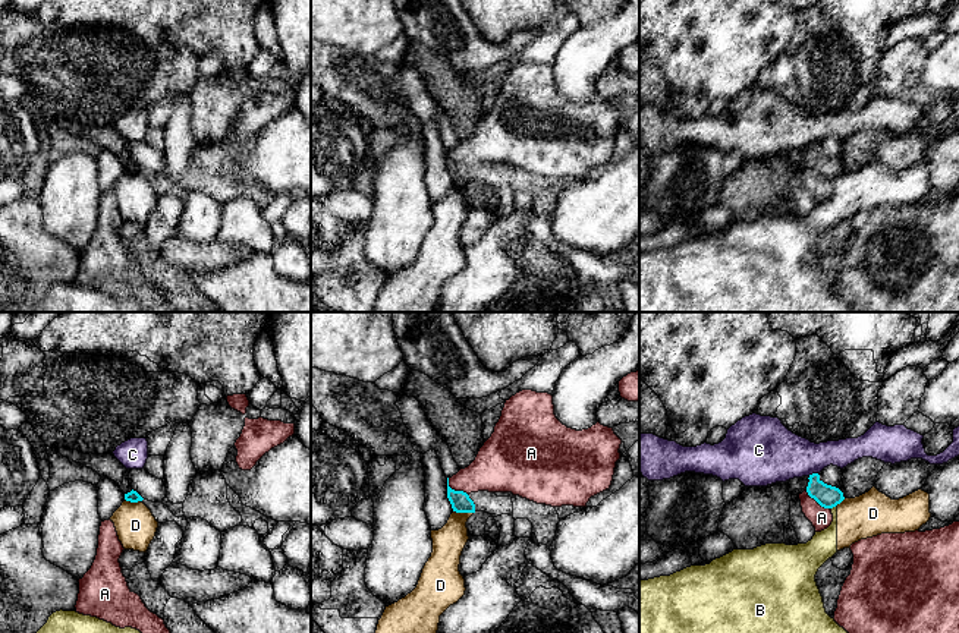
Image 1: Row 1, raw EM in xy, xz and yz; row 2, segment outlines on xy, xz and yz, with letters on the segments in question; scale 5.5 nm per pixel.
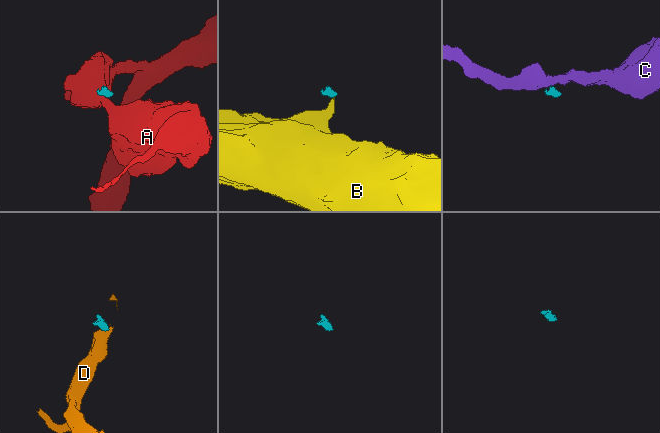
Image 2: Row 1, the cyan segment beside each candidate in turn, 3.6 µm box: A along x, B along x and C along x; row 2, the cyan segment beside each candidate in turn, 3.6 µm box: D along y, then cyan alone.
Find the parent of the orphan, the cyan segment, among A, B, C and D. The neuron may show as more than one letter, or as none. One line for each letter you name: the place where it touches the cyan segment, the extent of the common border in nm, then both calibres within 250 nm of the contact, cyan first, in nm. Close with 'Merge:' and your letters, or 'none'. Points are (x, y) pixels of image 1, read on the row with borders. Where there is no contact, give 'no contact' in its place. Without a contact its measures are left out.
Merge: none

